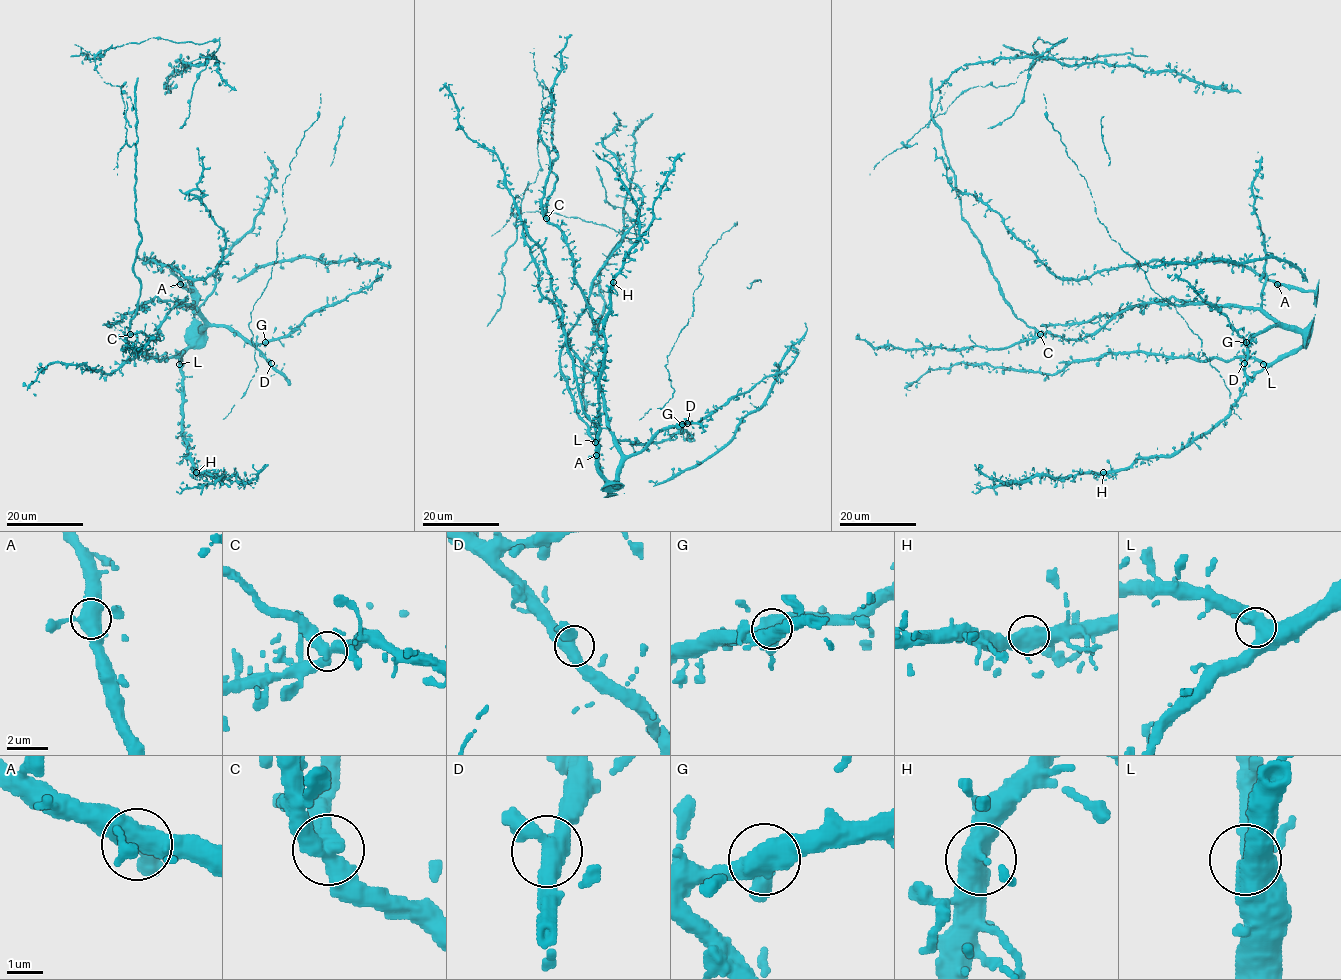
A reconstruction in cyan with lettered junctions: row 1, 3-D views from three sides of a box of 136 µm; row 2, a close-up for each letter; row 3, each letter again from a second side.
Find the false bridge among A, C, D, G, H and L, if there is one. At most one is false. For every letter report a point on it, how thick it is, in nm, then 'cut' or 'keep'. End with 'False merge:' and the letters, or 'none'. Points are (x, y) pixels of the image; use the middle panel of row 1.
A: at (596, 455); 380 nm thick; keep
C: at (546, 218); 420 nm thick; cut
D: at (687, 423); 440 nm thick; keep
G: at (682, 424); 420 nm thick; keep
H: at (613, 282); 400 nm thick; keep
L: at (595, 442); 460 nm thick; keep
False merge: C

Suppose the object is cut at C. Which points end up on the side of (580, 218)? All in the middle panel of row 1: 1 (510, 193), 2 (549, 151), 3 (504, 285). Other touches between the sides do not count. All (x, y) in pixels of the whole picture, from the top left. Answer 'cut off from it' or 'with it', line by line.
1: cut off from it
2: cut off from it
3: with it

